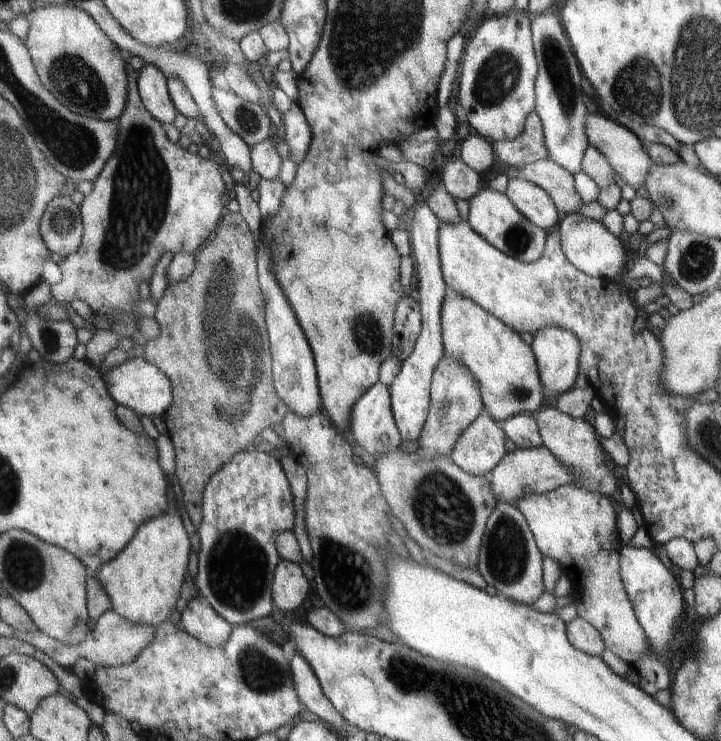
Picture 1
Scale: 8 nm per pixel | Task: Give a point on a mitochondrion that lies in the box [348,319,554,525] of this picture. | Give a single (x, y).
(518, 393)

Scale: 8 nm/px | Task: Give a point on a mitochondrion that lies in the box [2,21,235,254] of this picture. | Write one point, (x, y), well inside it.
(79, 83)

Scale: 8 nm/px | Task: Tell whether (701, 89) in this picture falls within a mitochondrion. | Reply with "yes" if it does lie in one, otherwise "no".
yes

